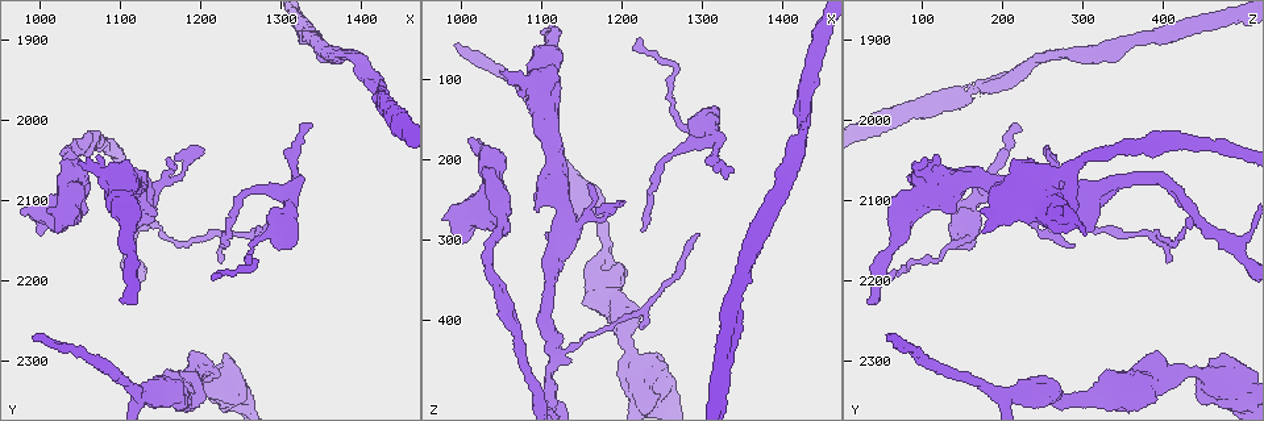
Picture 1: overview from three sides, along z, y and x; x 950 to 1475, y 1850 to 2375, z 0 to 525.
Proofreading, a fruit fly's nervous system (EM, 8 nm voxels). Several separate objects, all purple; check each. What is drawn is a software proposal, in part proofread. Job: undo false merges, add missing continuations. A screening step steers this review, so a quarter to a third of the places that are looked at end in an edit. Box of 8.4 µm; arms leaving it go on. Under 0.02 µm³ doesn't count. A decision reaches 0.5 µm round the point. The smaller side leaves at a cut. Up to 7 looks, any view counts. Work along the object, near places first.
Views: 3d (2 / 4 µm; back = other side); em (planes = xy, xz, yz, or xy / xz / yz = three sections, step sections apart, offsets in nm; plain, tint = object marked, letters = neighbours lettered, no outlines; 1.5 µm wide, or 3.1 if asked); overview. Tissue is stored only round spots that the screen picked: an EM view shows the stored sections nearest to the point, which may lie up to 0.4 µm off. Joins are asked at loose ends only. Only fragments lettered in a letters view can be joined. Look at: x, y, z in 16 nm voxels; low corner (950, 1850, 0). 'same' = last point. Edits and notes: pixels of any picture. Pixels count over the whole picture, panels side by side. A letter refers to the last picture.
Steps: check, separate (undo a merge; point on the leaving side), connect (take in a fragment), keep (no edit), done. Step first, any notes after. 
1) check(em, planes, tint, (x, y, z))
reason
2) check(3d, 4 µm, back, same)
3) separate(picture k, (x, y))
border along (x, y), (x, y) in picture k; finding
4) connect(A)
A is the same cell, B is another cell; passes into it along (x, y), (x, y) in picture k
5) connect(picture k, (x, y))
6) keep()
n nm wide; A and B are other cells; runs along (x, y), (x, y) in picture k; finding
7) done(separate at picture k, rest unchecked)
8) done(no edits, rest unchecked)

check(3d, 4 µm, (1100, 2080, 110))
calibre changes

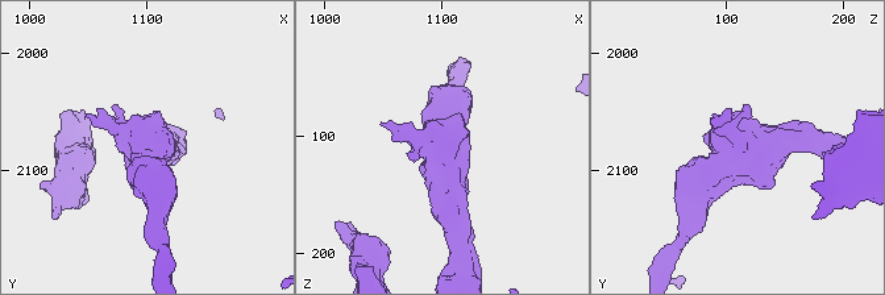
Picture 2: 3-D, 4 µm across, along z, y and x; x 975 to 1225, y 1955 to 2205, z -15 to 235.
check(em, xy, step 8, tint, (1098, 2078, 110))

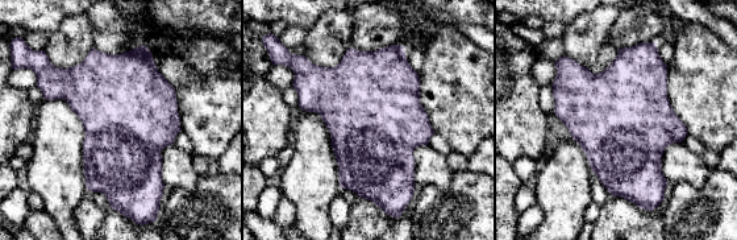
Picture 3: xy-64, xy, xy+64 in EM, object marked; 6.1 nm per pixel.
check(em, planes, letters, same)
another direction

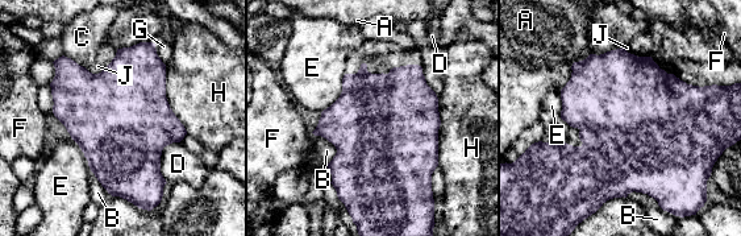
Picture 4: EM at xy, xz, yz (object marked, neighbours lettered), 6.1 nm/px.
keep()
A, B, C, D, E, F, G, H and J are other cells; all the same neuron

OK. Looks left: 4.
check(em, yz, step 4, plain, (1100, 2225, 40))
long arm stops here

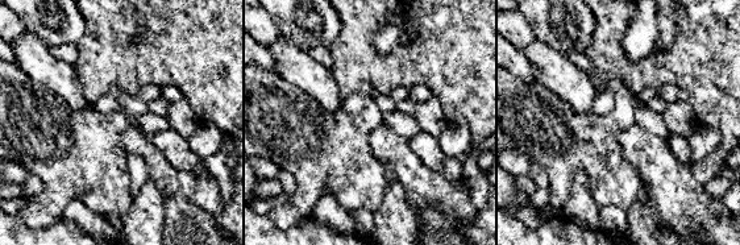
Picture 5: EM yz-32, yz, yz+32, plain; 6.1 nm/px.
check(em, yz, step 4, letters, same)

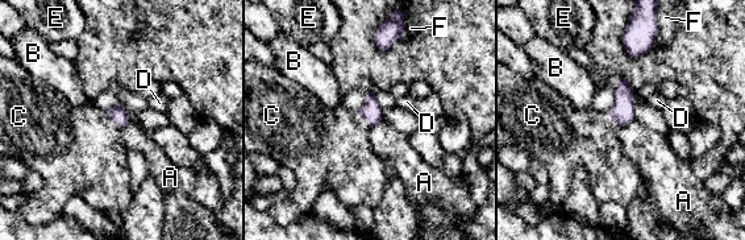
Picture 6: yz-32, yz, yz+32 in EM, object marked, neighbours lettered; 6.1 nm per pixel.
connect(C)
C touches over 150 nm; C is the same cell, A, B, D, E and F are other cells; the neuron continues

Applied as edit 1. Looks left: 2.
done(connect at picture 6, rest unchecked)

